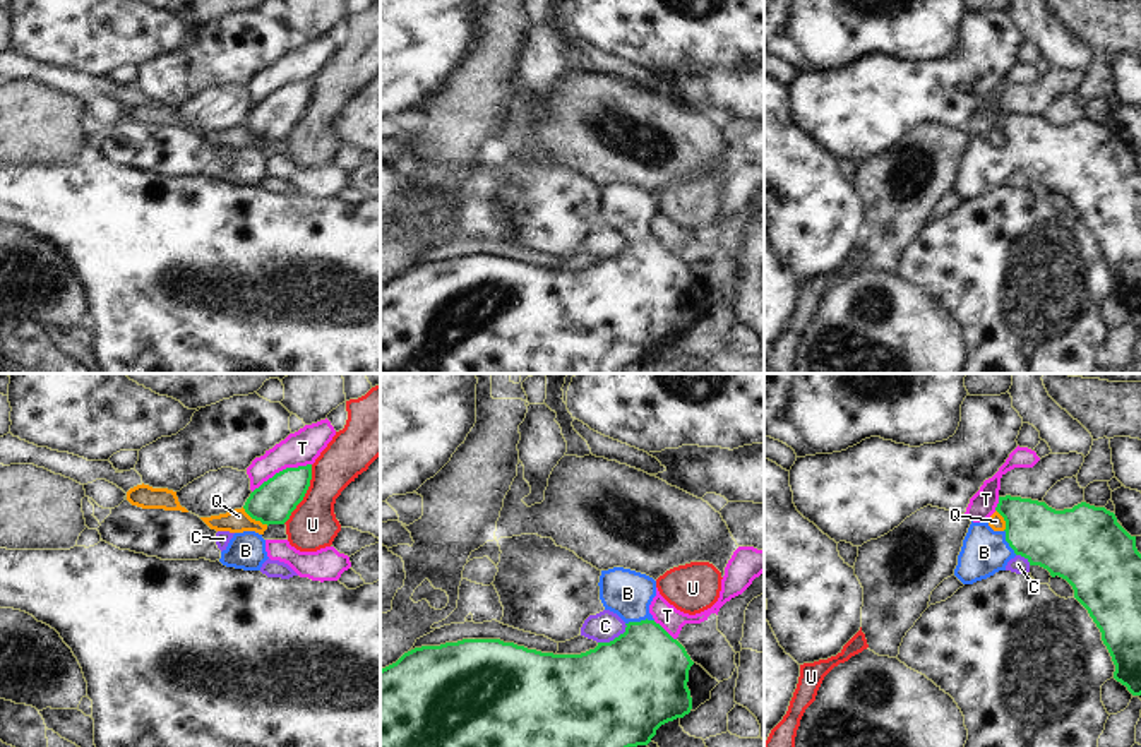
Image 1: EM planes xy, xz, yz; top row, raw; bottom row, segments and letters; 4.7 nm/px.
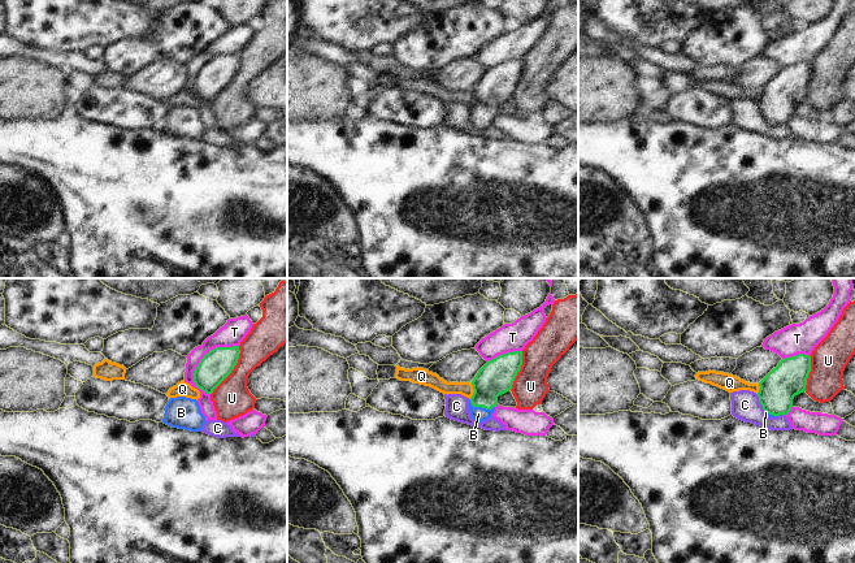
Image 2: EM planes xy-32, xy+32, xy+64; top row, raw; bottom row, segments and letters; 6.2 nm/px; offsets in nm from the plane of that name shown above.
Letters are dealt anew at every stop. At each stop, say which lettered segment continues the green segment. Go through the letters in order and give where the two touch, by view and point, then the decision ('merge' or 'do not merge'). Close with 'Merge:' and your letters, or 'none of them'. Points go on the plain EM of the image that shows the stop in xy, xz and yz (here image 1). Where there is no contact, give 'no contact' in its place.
B: contact xz (639, 239); merge
C: contact xz (615, 254); do not merge
Q: contact xy (256, 136); do not merge
T: contact xy (283, 86); do not merge
U: contact xy (305, 108); do not merge
Merge: B

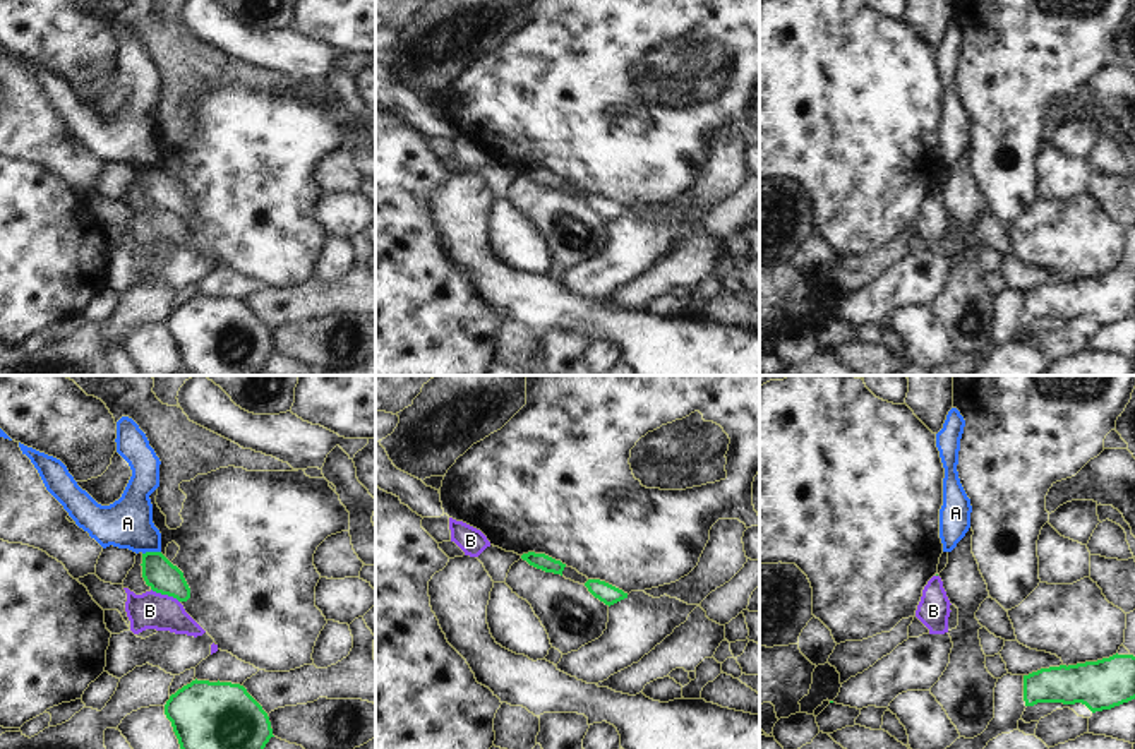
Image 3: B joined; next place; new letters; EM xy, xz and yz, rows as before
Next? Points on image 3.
A: contact xy (151, 168); do not merge
B: contact xy (165, 209); do not merge
Merge: none of them

